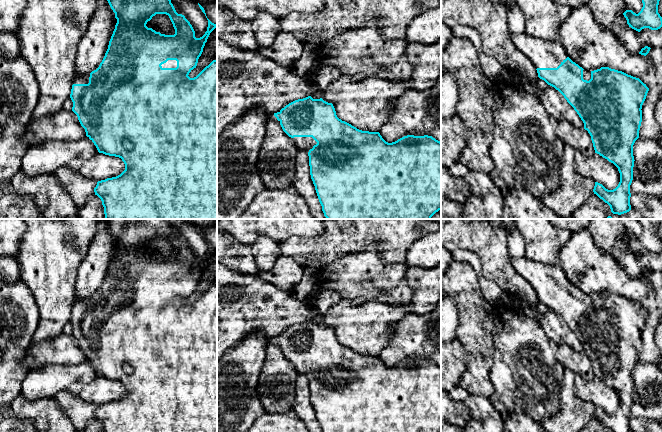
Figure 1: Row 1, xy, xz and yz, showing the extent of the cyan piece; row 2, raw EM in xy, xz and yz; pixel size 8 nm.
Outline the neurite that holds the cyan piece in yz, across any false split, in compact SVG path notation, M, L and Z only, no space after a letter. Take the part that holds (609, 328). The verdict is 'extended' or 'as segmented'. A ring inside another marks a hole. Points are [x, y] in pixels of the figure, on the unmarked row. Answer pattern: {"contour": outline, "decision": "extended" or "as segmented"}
{"contour": "M527 257L511 258L514 269L537 292L538 301L558 314L574 332L584 347L584 353L591 360L595 377L613 387L620 397L620 406L613 414L606 413L595 406L593 413L610 432L631 432L630 409L633 404L633 369L639 362L642 346L642 329L649 312L639 302L622 295L601 291L589 295L573 286L562 268L558 265L545 265L529 260Z", "decision": "extended"}

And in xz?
{"contour": "M311 320L295 324L277 337L268 337L267 344L280 348L283 355L293 363L298 374L303 374L308 378L311 403L322 432L441 432L441 366L432 360L407 359L395 366L388 367L379 356L362 355L342 345L337 341L332 327L328 327L322 322L313 323Z", "decision": "extended"}

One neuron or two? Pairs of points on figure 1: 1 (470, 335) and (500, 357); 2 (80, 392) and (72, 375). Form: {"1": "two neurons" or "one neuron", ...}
{"1": "two neurons", "2": "two neurons"}

